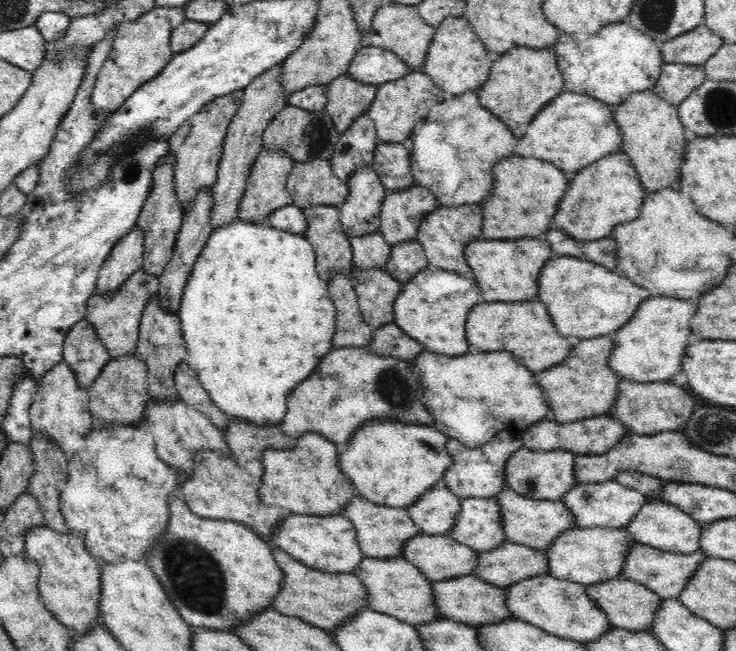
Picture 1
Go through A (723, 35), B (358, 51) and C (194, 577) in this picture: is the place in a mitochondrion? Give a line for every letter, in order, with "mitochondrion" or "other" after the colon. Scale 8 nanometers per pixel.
A: other
B: other
C: mitochondrion

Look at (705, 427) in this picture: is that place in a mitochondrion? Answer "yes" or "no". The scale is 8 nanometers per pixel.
yes

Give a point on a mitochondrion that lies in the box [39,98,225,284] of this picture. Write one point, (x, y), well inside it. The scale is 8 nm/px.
(96, 161)

